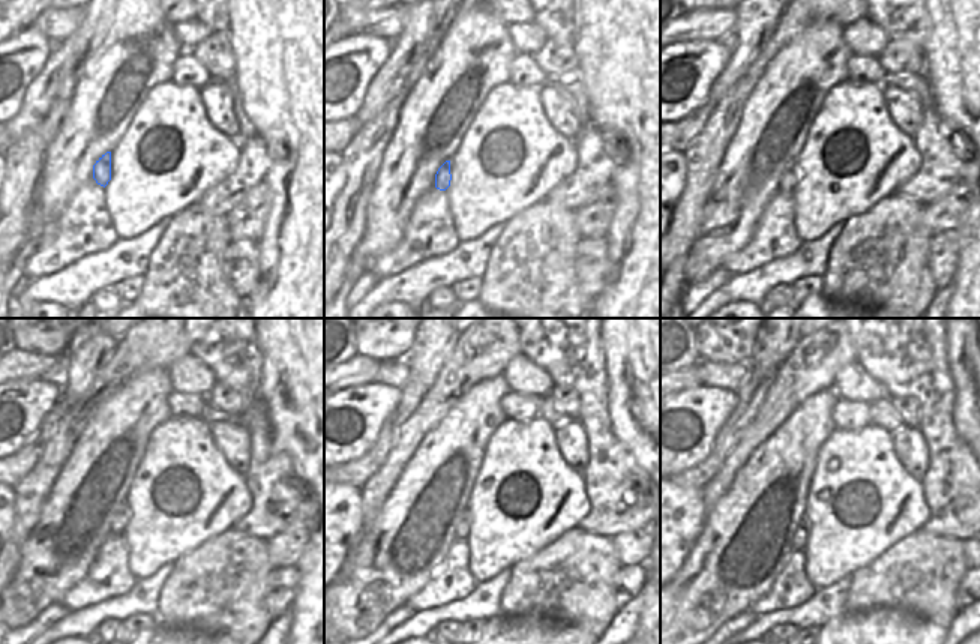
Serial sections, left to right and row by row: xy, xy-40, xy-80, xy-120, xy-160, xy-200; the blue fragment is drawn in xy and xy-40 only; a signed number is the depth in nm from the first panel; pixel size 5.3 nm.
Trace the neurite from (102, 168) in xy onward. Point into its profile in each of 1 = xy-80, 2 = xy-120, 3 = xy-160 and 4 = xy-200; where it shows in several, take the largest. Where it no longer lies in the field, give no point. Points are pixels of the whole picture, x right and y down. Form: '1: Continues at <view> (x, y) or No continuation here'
1: Continues at xy-80 (791, 177)
2: Continues at xy-120 (120, 520)
3: Continues at xy-160 (464, 526)
4: Continues at xy-200 (800, 538)

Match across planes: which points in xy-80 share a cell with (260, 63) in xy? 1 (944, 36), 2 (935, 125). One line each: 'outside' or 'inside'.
1: inside
2: outside

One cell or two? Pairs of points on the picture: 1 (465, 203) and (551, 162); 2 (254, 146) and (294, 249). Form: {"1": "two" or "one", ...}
{"1": "one", "2": "two"}

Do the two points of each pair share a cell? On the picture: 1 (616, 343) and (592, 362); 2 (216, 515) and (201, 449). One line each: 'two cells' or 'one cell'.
1: two cells
2: one cell

